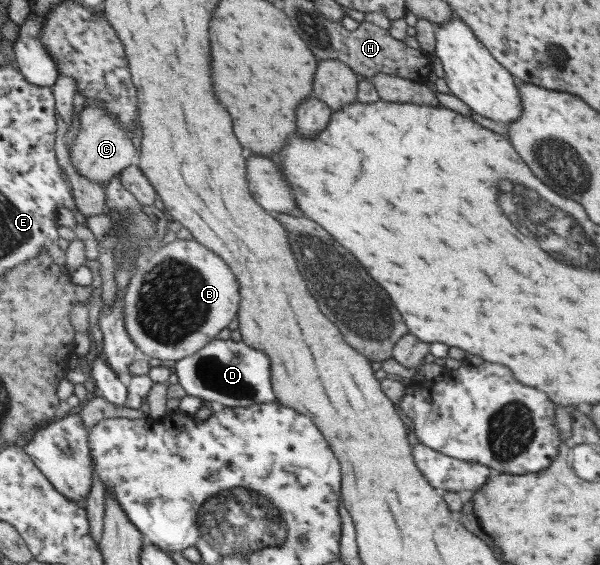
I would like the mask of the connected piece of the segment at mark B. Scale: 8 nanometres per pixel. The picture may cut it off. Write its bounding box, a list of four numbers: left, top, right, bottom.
[124,239,241,363]

